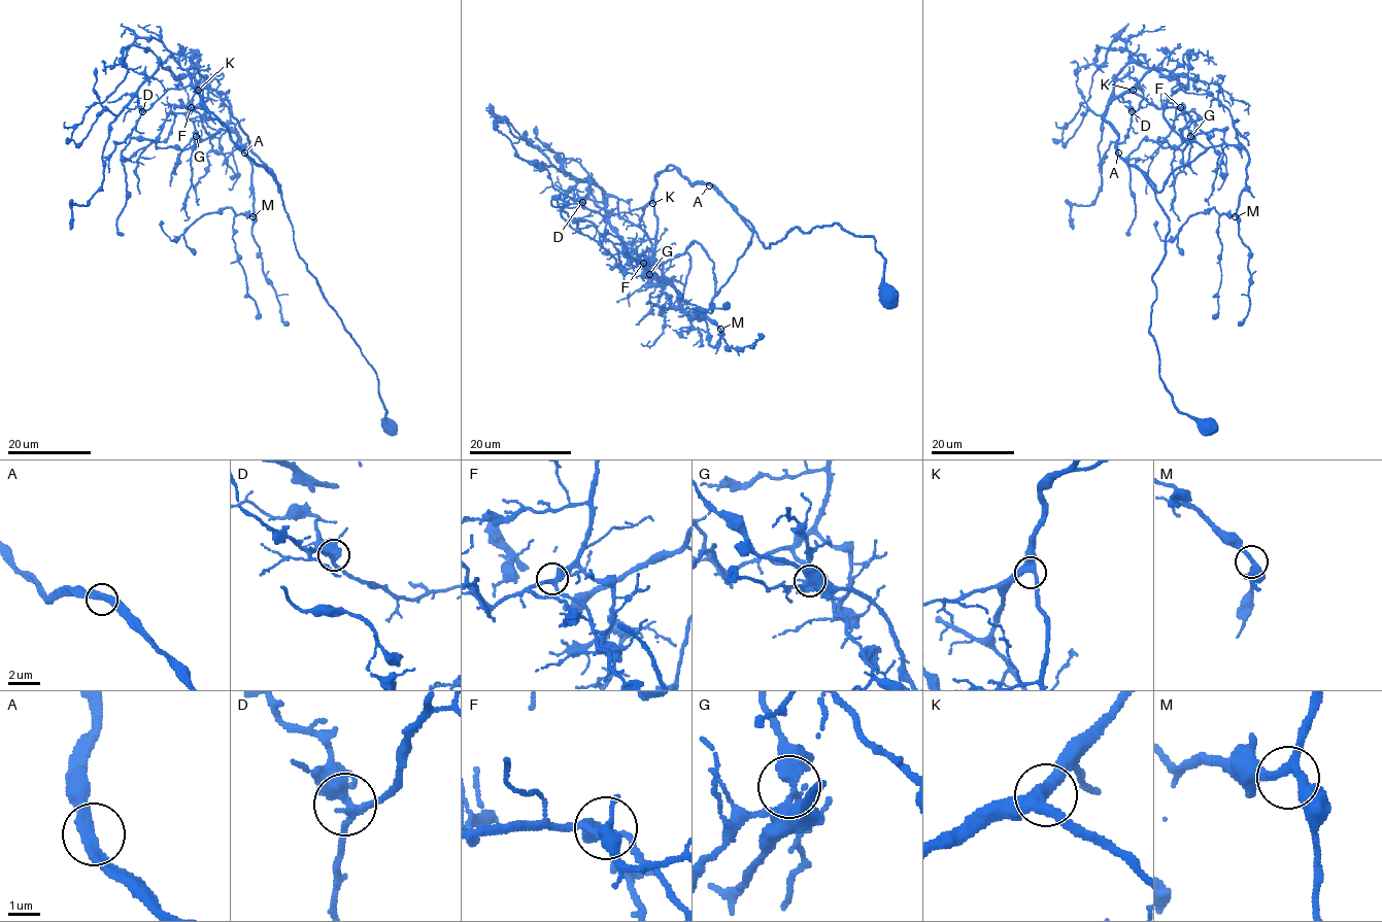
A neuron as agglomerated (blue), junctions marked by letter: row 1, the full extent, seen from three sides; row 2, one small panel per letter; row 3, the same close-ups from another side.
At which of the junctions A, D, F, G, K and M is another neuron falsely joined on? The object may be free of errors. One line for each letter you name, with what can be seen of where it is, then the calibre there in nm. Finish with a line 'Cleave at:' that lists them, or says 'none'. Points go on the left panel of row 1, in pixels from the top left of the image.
Cleave at: none

